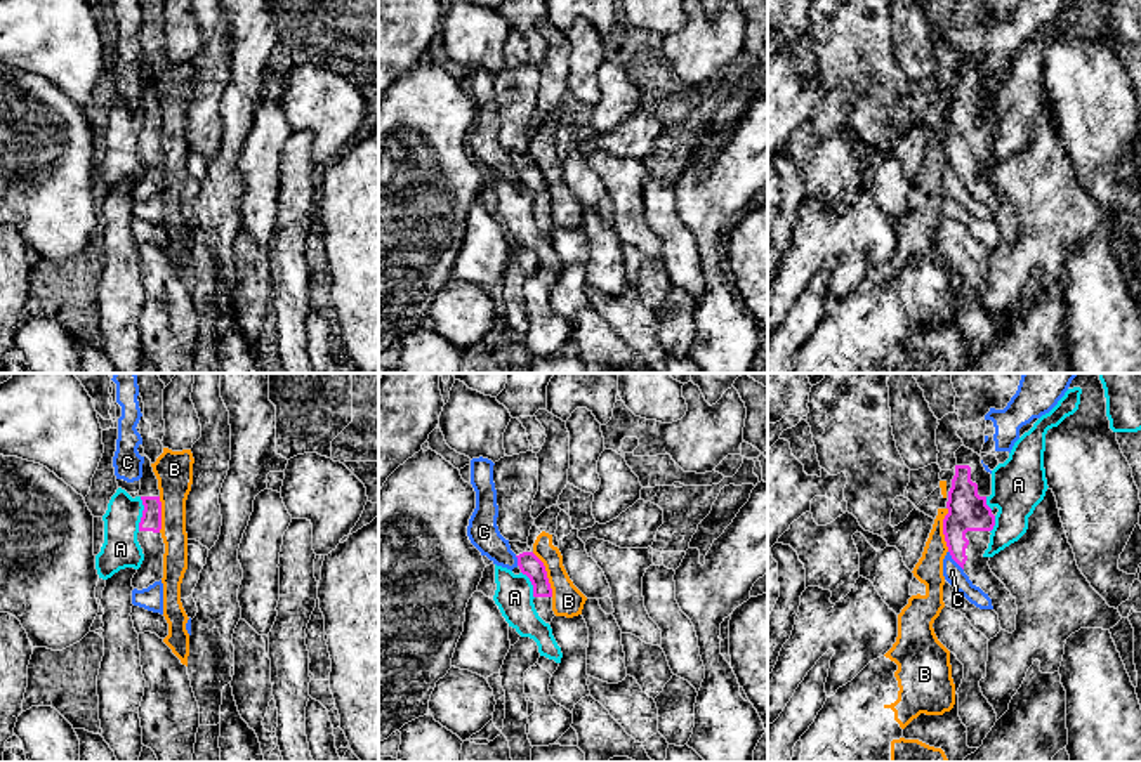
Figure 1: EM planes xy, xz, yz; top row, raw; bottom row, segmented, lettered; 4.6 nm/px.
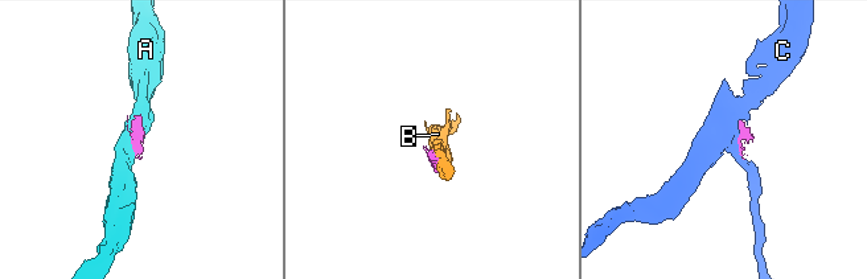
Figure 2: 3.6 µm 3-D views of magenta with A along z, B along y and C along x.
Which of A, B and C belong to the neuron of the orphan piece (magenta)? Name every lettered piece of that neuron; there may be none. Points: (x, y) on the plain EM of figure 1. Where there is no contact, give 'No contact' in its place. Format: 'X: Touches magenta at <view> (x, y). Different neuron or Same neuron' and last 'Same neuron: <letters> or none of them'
A: Touches magenta at xy (143, 125). Different neuron
B: Touches magenta at xz (546, 186). Different neuron
C: Touches magenta at yz (954, 170). Different neuron
Same neuron: none of them

